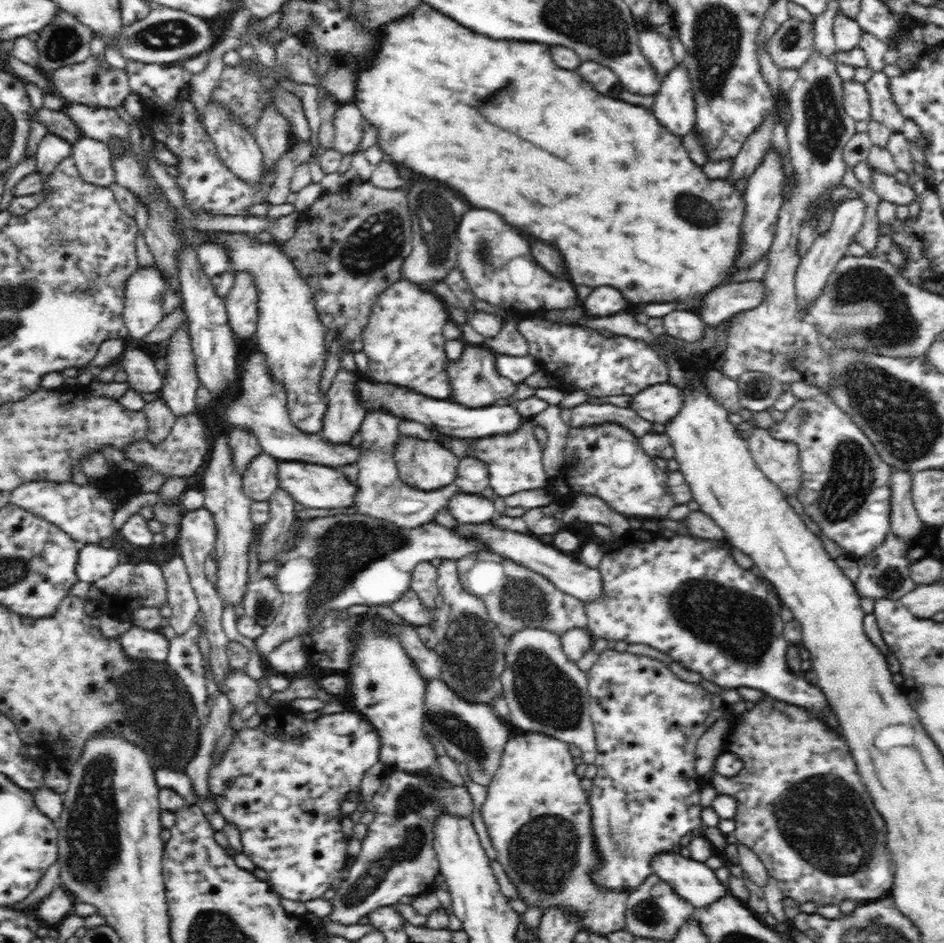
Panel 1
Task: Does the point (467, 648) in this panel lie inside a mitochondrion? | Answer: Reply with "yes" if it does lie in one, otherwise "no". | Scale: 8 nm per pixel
yes

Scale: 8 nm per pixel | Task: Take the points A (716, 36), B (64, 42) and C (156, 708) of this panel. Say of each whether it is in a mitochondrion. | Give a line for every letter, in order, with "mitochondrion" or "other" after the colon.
A: mitochondrion
B: mitochondrion
C: mitochondrion

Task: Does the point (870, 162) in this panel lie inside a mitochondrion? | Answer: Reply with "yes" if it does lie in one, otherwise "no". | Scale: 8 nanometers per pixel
no

